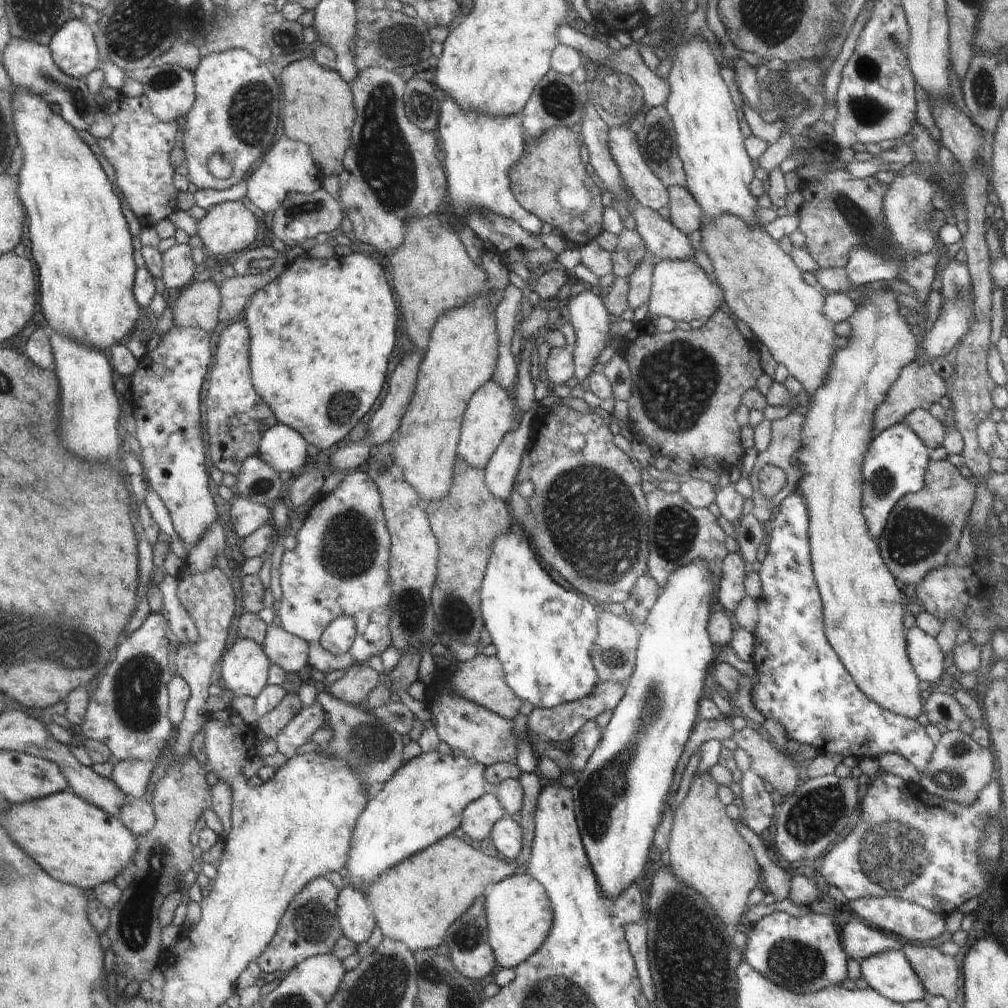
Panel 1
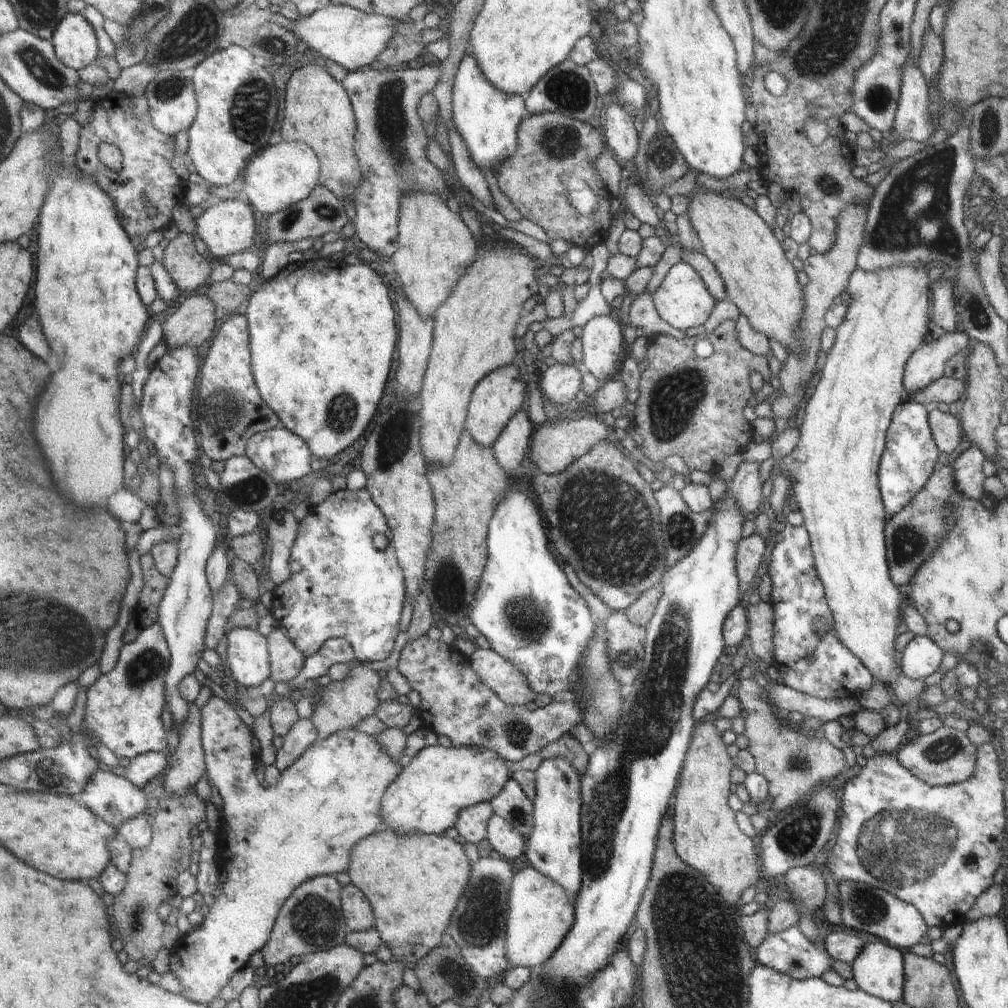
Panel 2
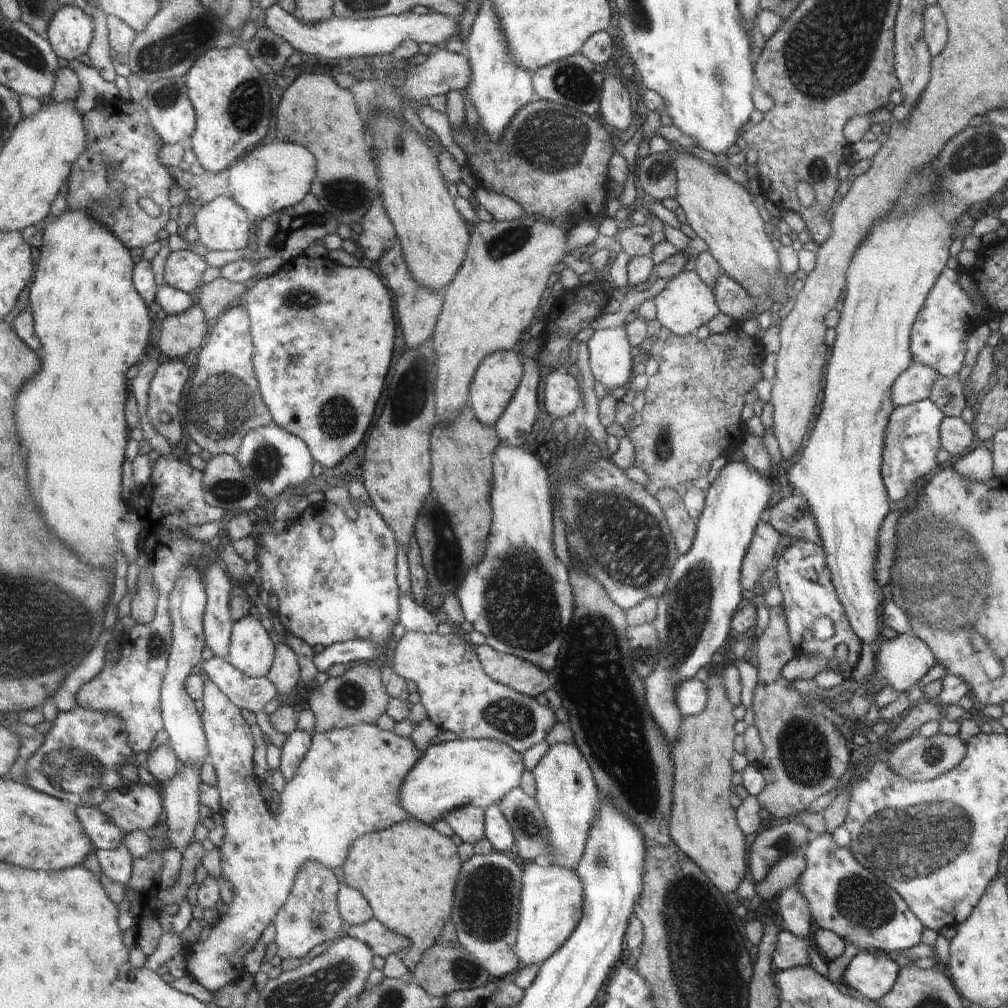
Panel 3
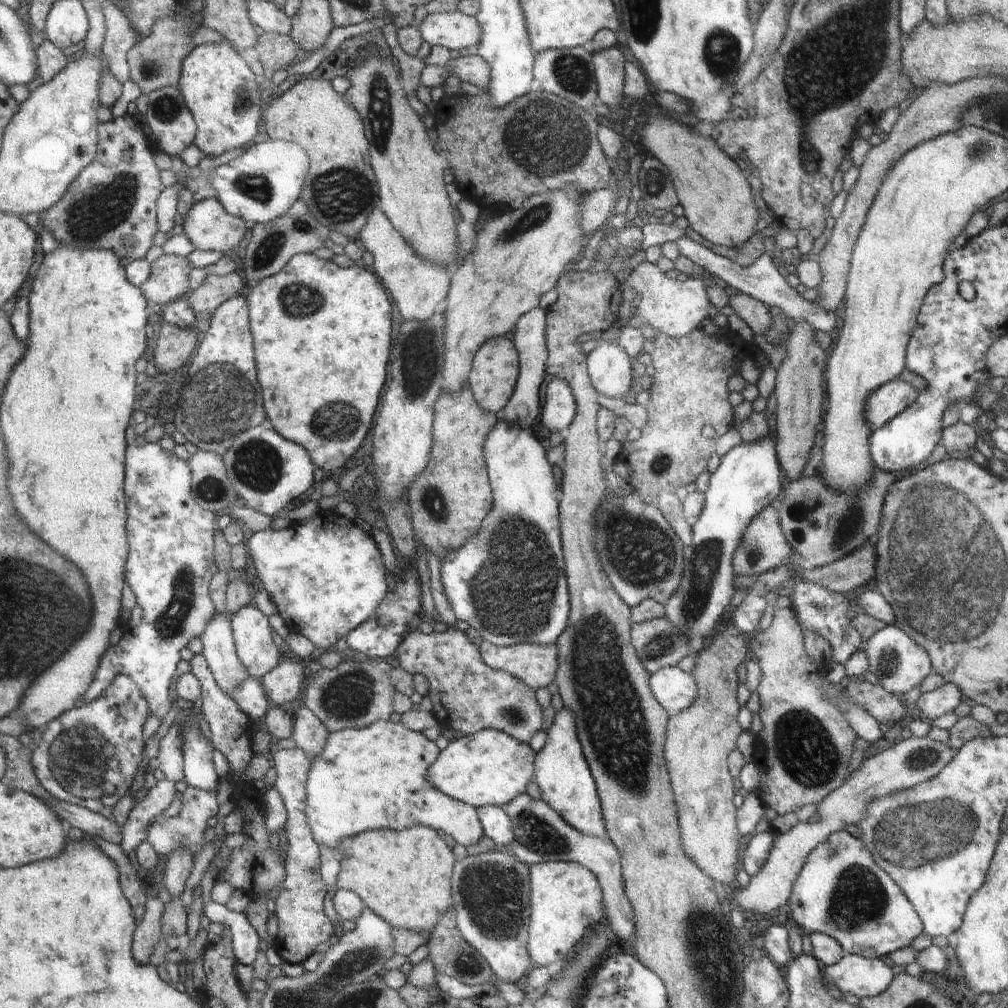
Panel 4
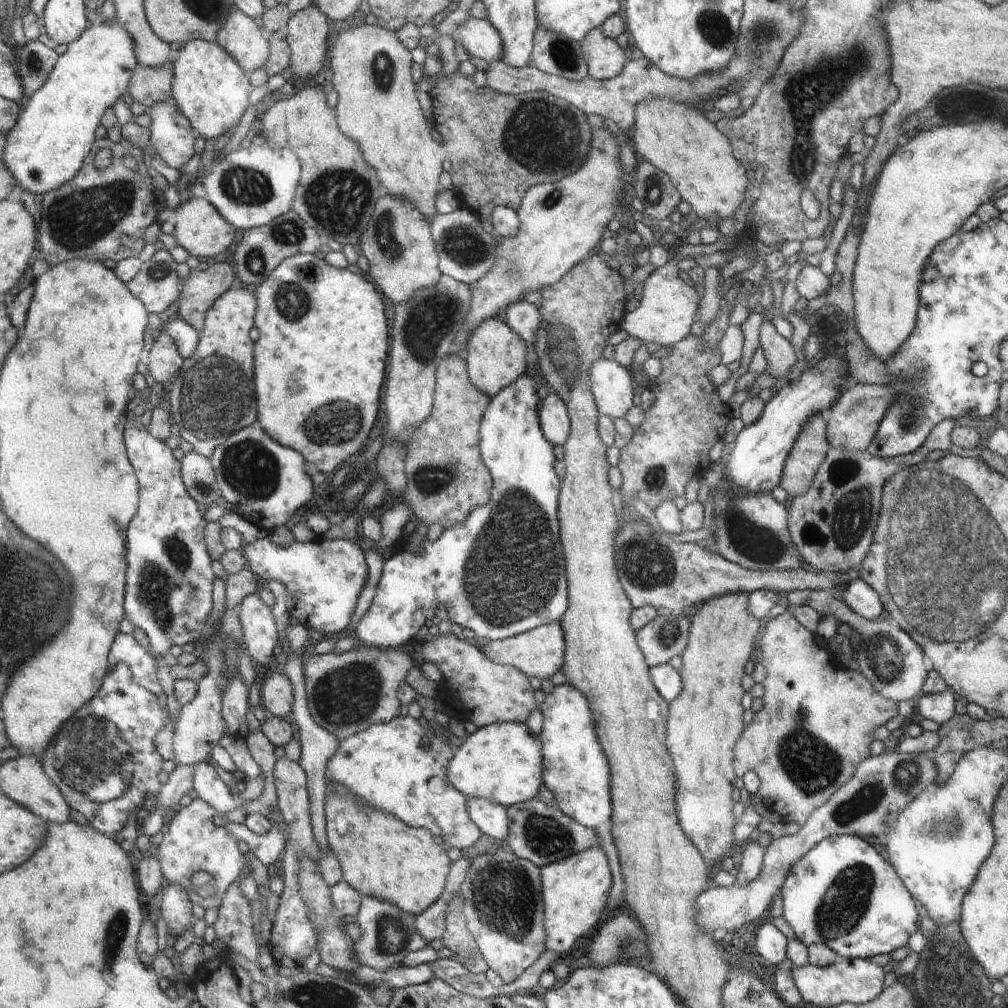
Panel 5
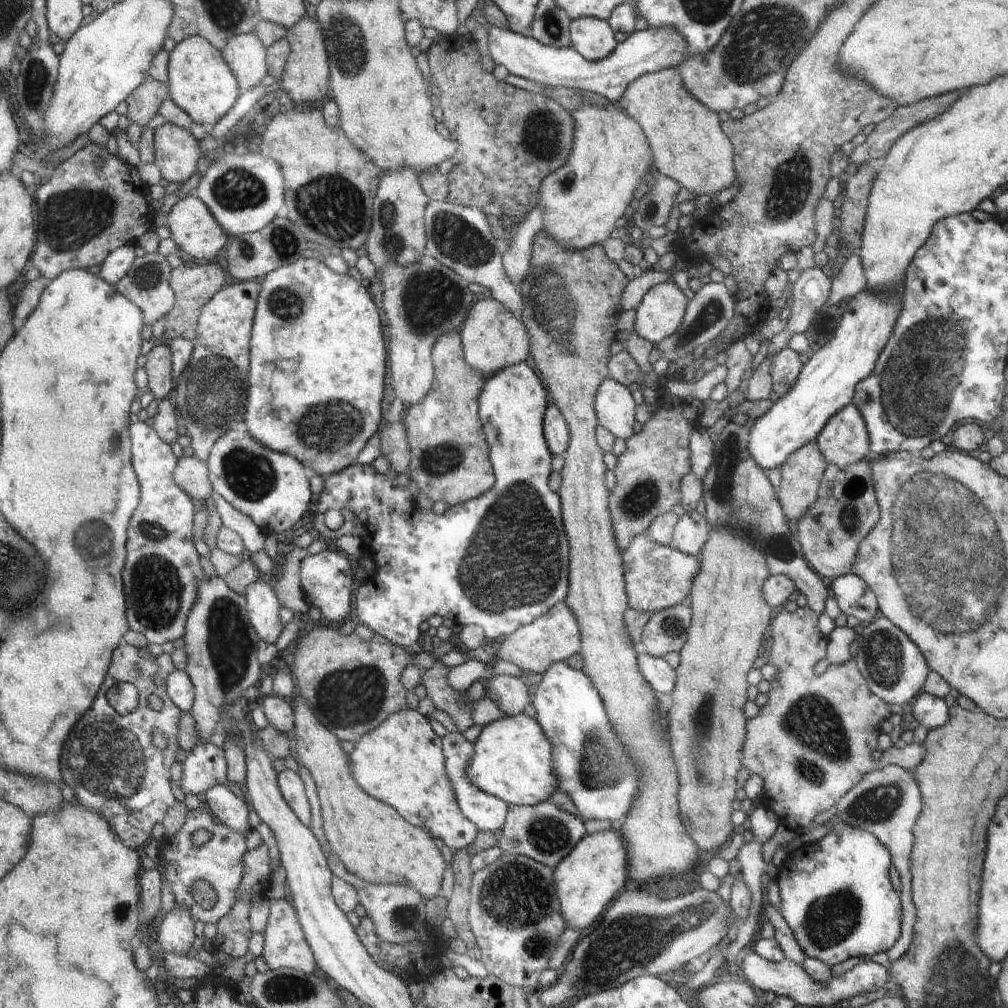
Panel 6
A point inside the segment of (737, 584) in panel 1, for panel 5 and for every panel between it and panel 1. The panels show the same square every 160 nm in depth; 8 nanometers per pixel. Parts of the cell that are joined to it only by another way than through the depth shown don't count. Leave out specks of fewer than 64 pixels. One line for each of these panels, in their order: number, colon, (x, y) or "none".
2: (749, 553)
3: (761, 551)
4: (765, 547)
5: (750, 528)

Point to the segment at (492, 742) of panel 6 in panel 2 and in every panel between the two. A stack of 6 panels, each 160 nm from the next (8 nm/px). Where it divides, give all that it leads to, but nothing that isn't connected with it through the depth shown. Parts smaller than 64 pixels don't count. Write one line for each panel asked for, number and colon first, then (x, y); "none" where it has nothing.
2: (439, 783)
3: (479, 772)
4: (486, 768)
5: (504, 762)

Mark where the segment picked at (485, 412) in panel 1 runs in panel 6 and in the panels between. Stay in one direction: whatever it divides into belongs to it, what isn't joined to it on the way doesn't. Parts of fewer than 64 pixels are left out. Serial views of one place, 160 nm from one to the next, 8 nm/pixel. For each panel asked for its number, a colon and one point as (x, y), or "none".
2: (496, 398)
3: (497, 377)
4: (493, 376)
5: (496, 357)
6: (494, 339)

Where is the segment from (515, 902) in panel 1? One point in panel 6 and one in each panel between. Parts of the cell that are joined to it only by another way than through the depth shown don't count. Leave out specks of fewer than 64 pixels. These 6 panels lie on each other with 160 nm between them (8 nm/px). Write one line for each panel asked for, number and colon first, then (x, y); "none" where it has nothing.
2: (540, 914)
3: (552, 897)
4: (566, 899)
5: (576, 888)
6: (587, 879)

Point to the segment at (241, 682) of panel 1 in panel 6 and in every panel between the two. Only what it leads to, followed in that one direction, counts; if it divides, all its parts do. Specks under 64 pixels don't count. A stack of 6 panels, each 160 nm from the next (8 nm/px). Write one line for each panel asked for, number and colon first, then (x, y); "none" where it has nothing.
2: (247, 658)
3: (250, 650)
4: (252, 636)
5: (259, 631)
6: (262, 606)

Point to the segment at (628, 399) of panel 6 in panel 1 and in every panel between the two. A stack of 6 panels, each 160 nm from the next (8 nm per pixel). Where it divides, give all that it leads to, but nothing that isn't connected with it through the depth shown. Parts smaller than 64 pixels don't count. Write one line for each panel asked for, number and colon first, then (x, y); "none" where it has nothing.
1: (587, 312)
2: (601, 338)
3: (609, 352)
4: (609, 366)
5: (611, 384)

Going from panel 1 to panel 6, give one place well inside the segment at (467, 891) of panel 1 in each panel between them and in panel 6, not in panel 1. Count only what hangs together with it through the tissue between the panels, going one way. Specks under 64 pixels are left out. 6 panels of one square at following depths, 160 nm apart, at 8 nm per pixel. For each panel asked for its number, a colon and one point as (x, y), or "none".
2: (414, 881)
3: (409, 873)
4: (403, 876)
5: (380, 857)
6: (372, 840)

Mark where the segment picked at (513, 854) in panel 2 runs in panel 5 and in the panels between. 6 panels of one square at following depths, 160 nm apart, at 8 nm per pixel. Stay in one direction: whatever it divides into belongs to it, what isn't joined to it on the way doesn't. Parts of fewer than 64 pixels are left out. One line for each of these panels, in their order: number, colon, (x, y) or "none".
3: (498, 831)
4: (497, 825)
5: (491, 818)

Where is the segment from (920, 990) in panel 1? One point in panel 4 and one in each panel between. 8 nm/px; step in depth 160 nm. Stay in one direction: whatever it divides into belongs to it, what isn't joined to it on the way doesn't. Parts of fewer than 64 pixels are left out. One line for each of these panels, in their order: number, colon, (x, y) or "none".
2: (877, 970)
3: (871, 975)
4: (863, 977)

